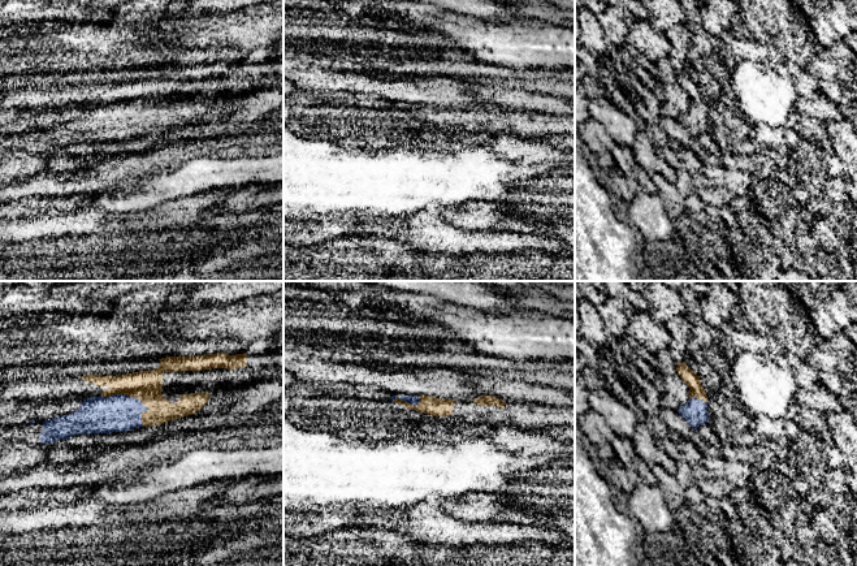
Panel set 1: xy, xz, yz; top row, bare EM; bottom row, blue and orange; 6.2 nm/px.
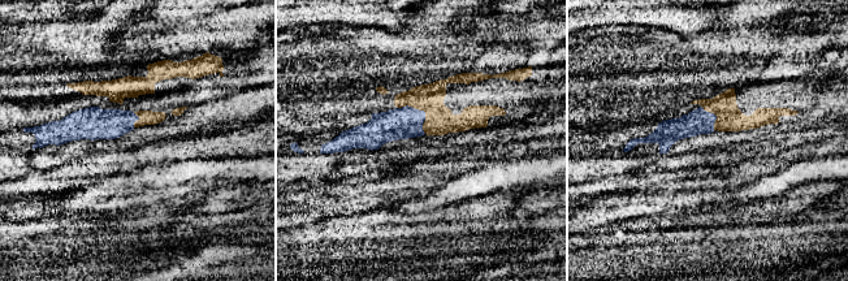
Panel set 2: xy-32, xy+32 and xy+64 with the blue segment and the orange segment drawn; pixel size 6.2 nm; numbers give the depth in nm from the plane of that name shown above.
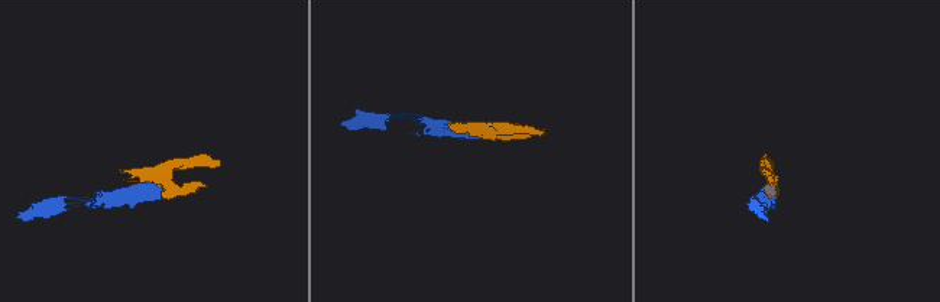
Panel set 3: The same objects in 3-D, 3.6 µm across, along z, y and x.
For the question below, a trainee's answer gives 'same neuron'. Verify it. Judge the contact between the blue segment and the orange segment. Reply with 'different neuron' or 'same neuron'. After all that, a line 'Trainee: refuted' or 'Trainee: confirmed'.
same neuron
Trainee: confirmed

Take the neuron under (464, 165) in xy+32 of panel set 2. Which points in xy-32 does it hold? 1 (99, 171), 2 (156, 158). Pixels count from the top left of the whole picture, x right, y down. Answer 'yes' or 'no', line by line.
1: yes
2: yes

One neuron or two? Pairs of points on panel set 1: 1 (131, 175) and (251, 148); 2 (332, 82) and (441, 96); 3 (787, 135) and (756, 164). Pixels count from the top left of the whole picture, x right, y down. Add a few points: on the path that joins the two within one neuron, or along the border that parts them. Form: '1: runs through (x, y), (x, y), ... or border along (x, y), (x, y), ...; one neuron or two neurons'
1: runs through (161, 156), (171, 156), (191, 148), (221, 147); one neuron
2: runs through (359, 82), (375, 83), (388, 89), (414, 90); one neuron
3: border along (758, 150), (770, 160), (770, 171), (766, 180); two neurons

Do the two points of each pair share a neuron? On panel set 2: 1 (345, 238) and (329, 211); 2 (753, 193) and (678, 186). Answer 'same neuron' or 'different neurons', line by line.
1: different neurons
2: different neurons

